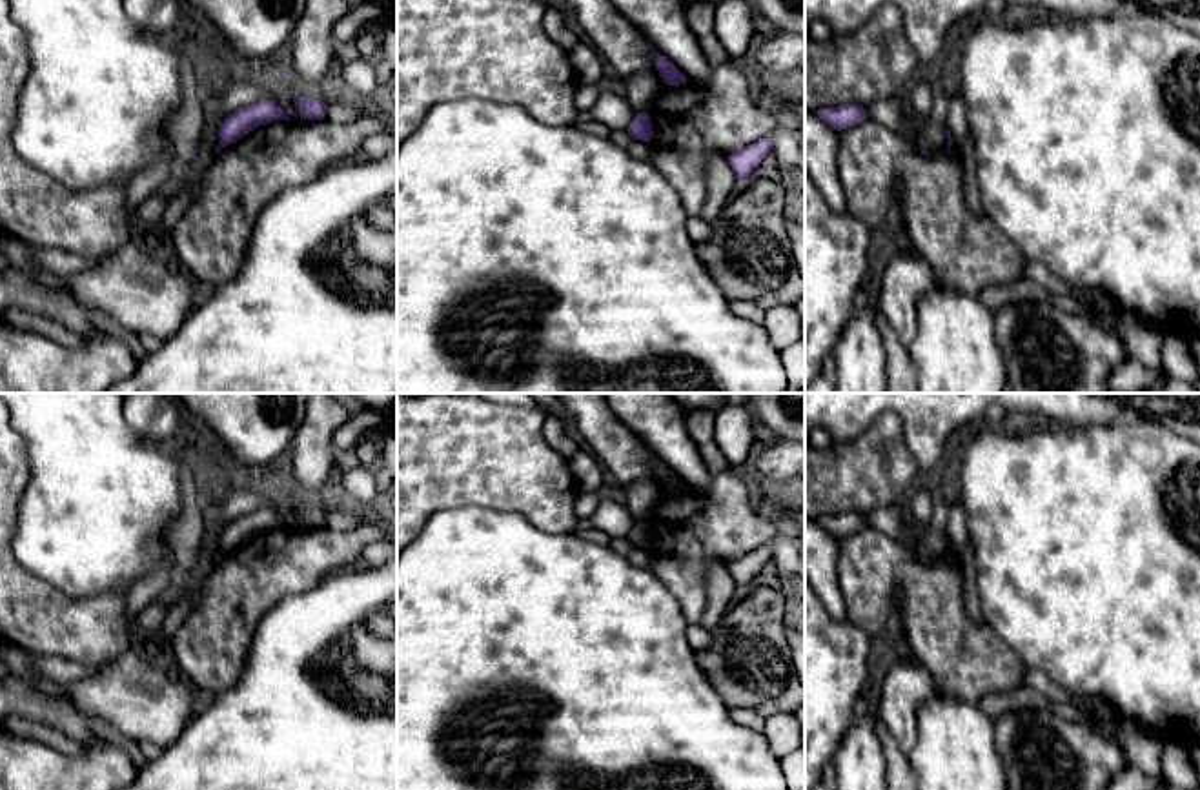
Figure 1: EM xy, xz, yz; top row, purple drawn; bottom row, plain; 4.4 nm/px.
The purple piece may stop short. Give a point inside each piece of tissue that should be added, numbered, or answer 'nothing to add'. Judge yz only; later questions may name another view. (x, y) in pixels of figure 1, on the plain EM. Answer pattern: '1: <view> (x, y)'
nothing to add

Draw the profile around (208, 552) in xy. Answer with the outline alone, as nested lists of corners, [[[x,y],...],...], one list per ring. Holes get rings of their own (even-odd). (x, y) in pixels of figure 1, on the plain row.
[[[211,504],[204,510],[204,537],[198,548],[198,559],[188,575],[188,590],[180,601],[169,612],[166,612],[160,630],[157,632],[158,641],[166,646],[168,652],[177,630],[184,624],[189,613],[188,603],[195,592],[195,586],[208,572],[211,572],[217,559],[220,557],[217,533],[219,515],[220,504]]]

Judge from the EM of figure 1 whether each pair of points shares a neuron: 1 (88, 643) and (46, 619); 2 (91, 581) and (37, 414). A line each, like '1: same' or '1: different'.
1: same
2: same

